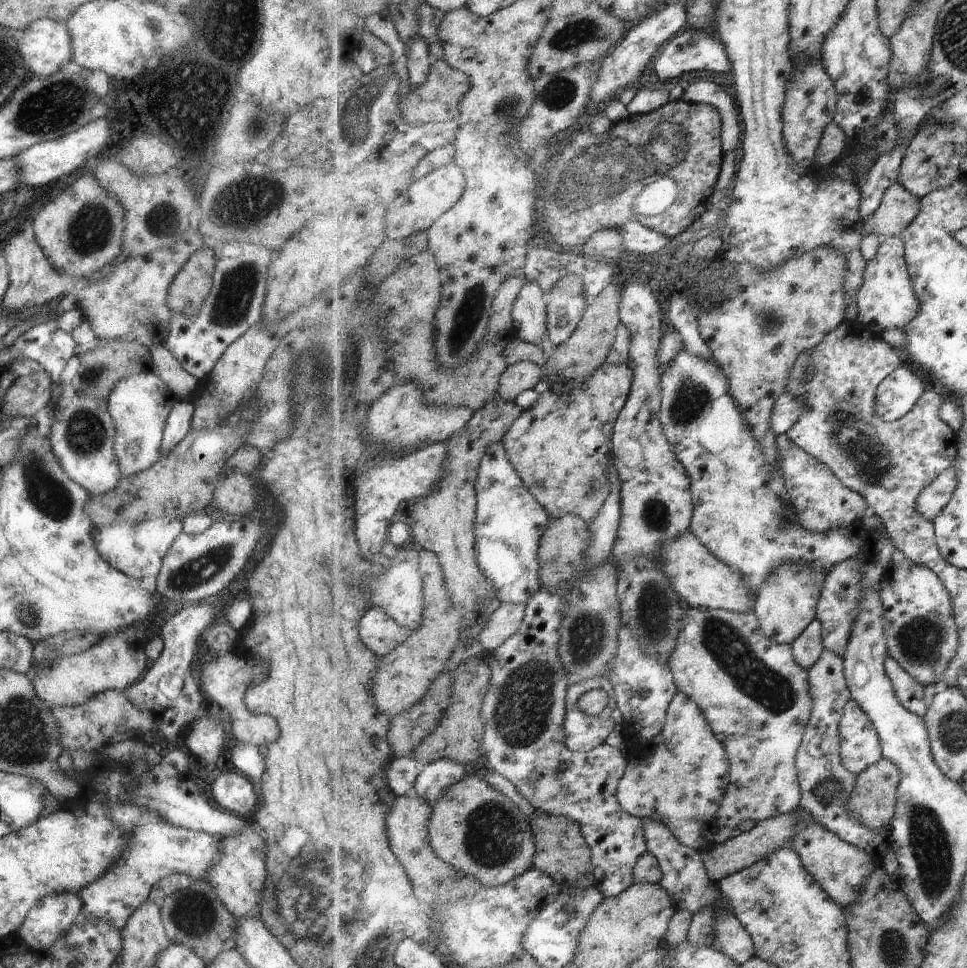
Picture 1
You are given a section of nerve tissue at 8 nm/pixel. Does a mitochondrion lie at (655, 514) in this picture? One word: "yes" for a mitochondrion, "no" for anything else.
yes

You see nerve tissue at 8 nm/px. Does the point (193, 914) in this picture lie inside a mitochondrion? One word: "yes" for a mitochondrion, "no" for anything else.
yes

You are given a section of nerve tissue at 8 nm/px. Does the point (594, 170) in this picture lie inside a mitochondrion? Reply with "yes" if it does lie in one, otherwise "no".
yes

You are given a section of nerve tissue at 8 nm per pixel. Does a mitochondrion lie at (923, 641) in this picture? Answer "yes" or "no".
yes

